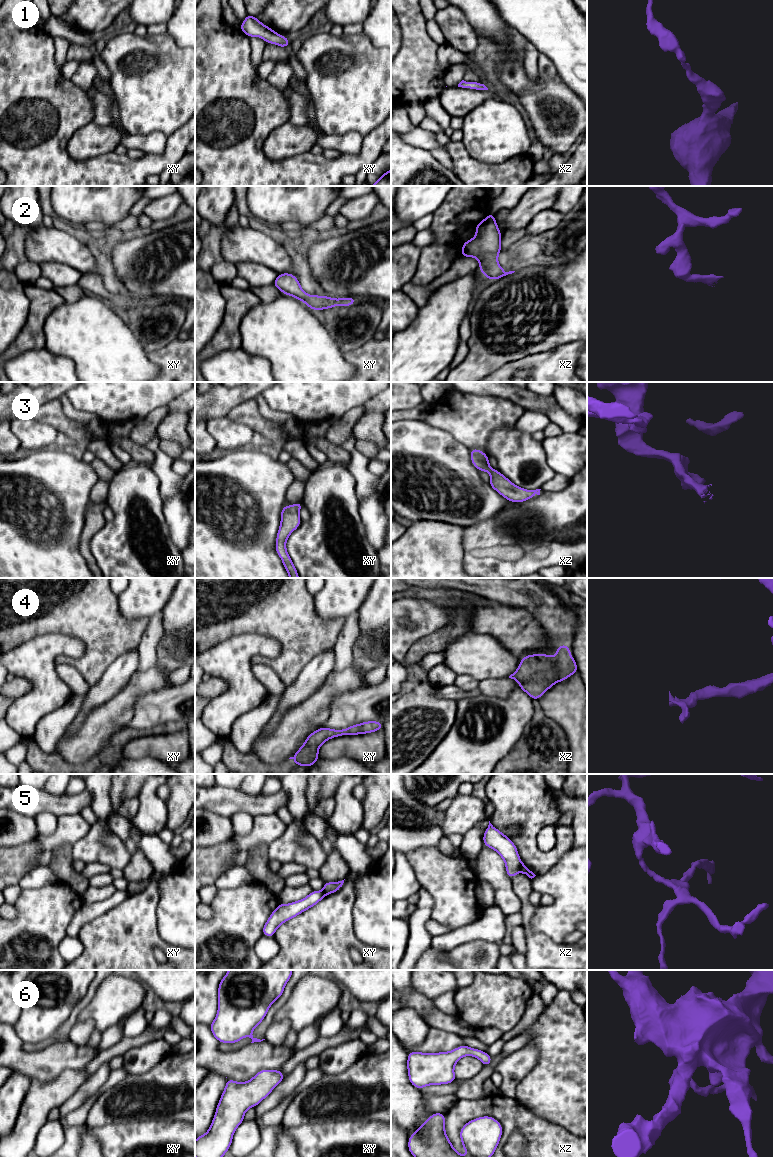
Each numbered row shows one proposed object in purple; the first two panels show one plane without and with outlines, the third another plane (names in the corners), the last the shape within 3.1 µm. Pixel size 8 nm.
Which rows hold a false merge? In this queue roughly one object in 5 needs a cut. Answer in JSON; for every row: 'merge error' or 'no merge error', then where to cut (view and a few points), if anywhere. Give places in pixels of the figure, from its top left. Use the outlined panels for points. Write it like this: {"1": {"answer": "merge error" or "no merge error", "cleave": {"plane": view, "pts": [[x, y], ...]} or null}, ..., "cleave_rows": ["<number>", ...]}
{"1": {"answer": "no merge error", "cleave": null}, "2": {"answer": "no merge error", "cleave": null}, "3": {"answer": "no merge error", "cleave": null}, "4": {"answer": "no merge error", "cleave": null}, "5": {"answer": "merge error", "cleave": {"plane": "xz", "pts": [[521, 863], [519, 871]]}}, "6": {"answer": "no merge error", "cleave": null}, "cleave_rows": ["5"]}

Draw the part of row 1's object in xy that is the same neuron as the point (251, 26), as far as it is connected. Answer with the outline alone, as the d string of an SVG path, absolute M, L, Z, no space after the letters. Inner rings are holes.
M248 14L239 28L249 38L261 37L266 43L278 45L282 48L290 46L291 41L285 36L281 36L267 25L262 24L255 16Z

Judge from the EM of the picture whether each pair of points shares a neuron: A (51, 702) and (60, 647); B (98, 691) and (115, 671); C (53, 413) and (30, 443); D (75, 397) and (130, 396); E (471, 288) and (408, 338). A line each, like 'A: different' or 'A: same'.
A: same
B: same
C: different
D: same
E: same

